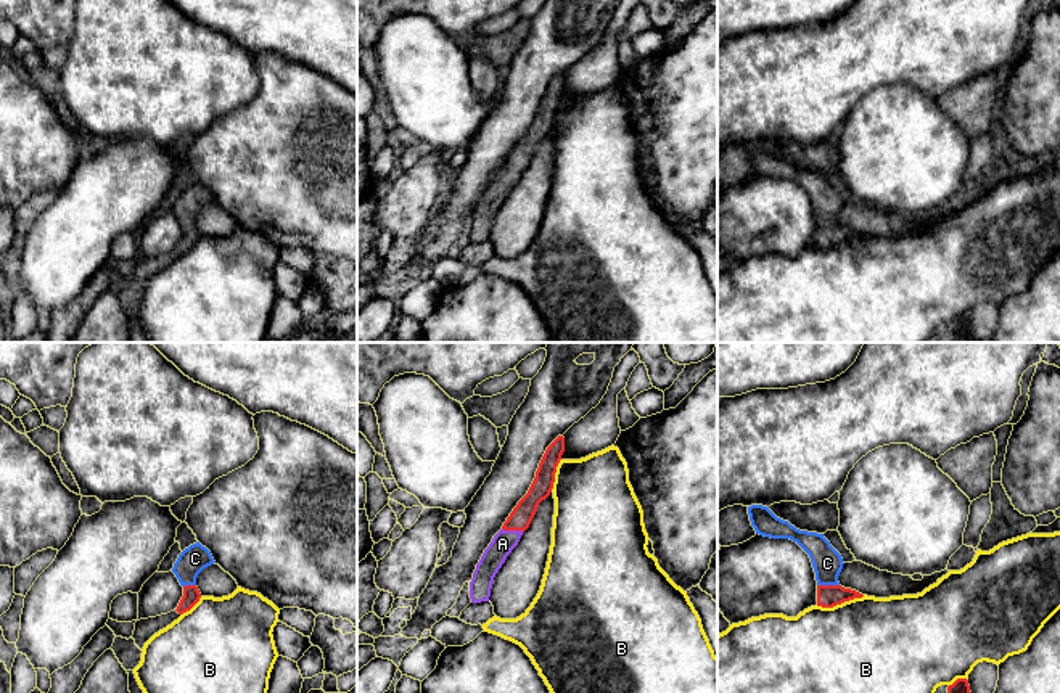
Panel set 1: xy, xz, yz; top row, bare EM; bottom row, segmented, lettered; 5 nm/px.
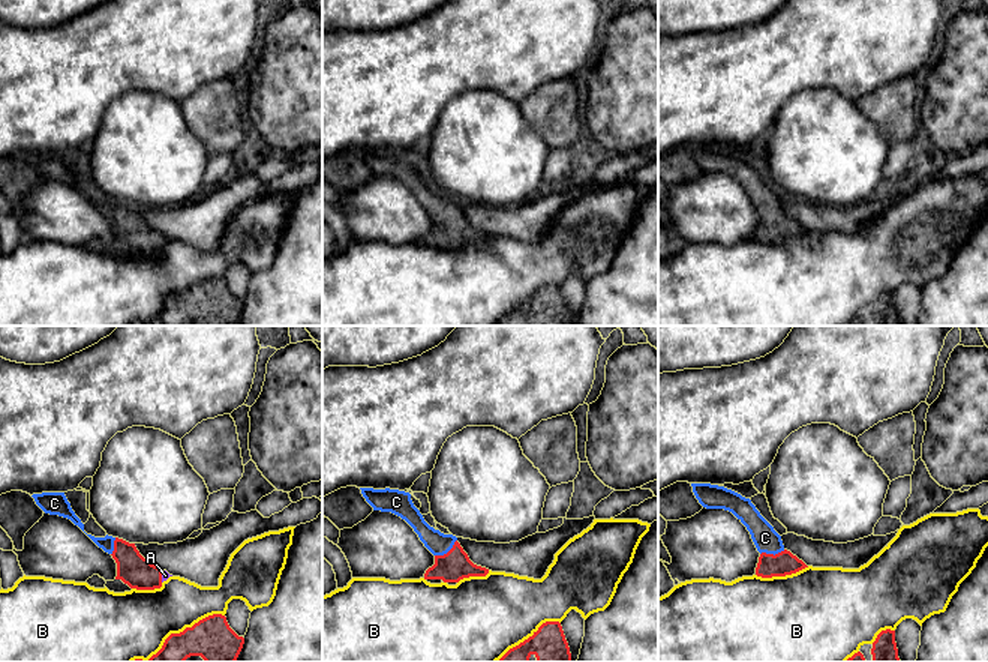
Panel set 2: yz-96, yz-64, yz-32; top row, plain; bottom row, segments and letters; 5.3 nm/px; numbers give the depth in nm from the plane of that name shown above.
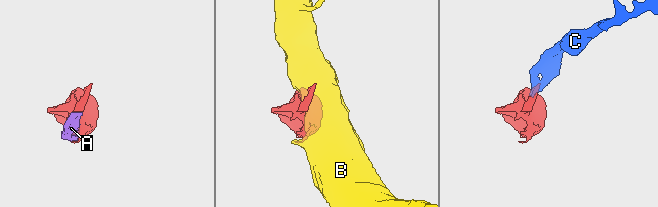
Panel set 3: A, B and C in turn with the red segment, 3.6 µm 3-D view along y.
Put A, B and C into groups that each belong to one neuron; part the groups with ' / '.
A C / B

